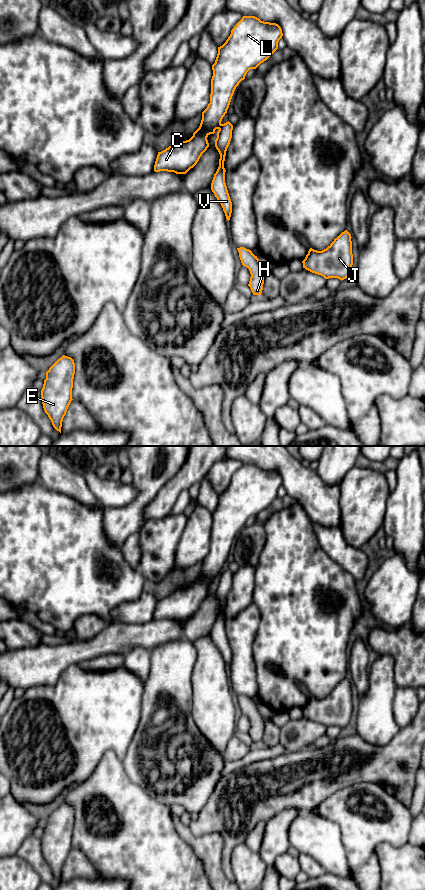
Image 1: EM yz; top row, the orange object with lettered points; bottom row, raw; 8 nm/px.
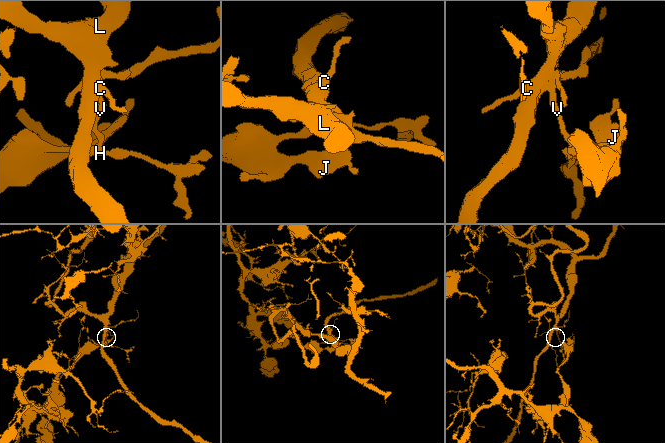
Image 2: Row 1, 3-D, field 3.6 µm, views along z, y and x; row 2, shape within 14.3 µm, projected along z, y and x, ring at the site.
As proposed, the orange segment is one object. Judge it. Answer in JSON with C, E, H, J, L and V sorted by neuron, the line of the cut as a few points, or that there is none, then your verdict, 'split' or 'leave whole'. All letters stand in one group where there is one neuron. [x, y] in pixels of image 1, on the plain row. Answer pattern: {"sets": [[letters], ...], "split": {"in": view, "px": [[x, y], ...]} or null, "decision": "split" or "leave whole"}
{"sets": [["C", "E", "L", "V"], ["H", "J"]], "split": {"in": "yz", "px": [[243, 695], [238, 699]]}, "decision": "split"}

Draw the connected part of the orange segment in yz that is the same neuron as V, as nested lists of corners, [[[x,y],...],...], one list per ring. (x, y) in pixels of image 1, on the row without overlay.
[[[243,464],[231,478],[226,490],[218,495],[216,508],[212,513],[210,551],[202,560],[199,576],[189,588],[175,590],[158,600],[155,609],[155,620],[186,622],[209,595],[207,585],[217,577],[215,595],[220,607],[211,638],[228,669],[232,661],[232,650],[225,631],[224,609],[233,573],[229,569],[224,572],[221,569],[227,561],[236,535],[245,527],[250,517],[256,517],[278,497],[282,484],[282,477],[278,472],[261,469],[255,464]]]

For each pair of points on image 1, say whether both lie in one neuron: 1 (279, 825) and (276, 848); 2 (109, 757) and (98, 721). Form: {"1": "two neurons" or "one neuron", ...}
{"1": "one neuron", "2": "two neurons"}

